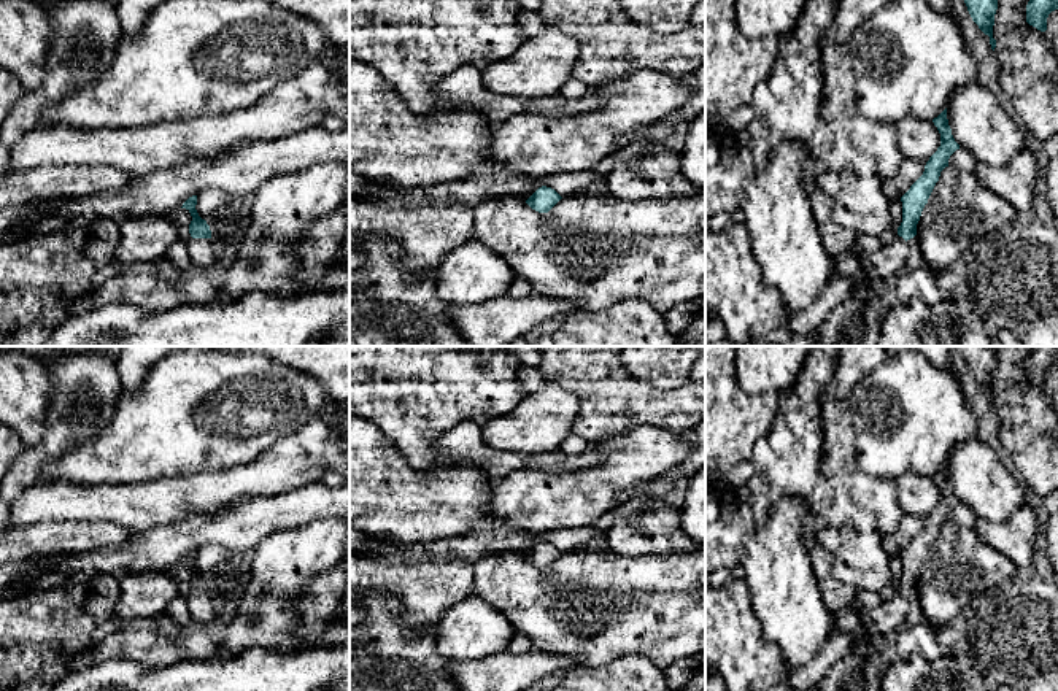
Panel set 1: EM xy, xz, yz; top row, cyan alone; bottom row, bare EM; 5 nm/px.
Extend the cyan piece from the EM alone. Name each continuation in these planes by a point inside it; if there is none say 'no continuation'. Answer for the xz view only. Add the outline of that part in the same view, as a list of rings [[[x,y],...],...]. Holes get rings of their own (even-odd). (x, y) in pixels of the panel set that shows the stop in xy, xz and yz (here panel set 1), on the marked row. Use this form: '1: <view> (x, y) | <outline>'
no continuation

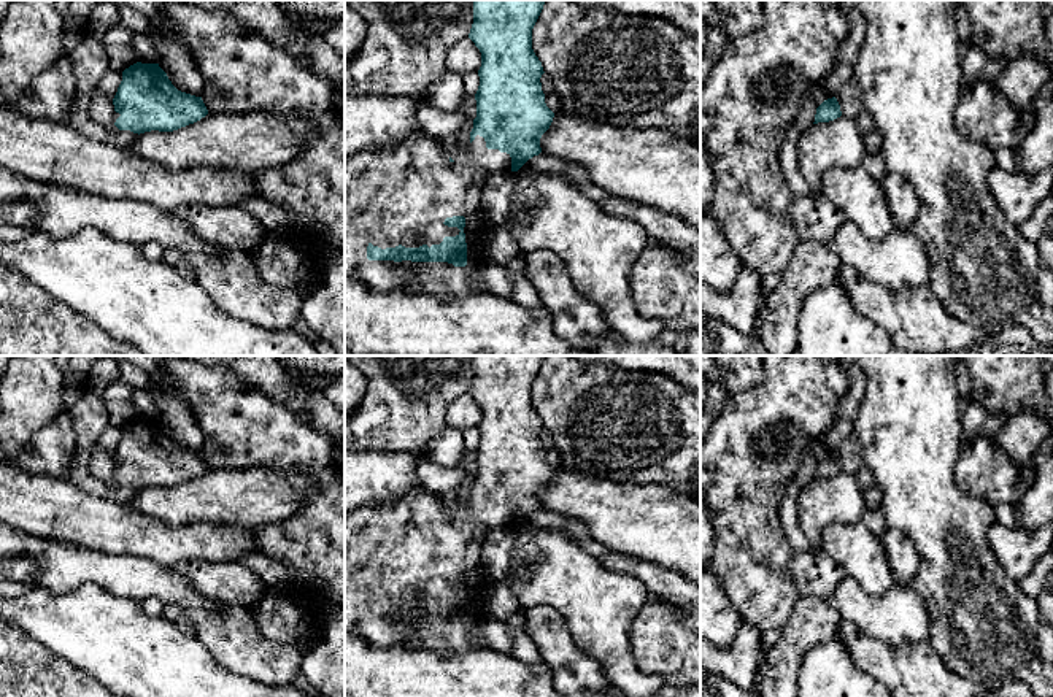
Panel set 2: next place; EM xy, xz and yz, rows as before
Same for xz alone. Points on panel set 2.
1: xz (401, 194) | [[[426,133],[408,137],[403,141],[394,143],[391,146],[376,148],[376,149],[364,149],[351,156],[345,162],[345,276],[356,275],[365,287],[373,289],[373,291],[389,292],[394,289],[413,289],[413,291],[421,291],[421,292],[437,295],[442,300],[454,300],[472,292],[483,292],[472,281],[472,275],[476,271],[478,267],[489,262],[488,246],[489,246],[489,238],[491,238],[491,227],[489,227],[488,216],[484,213],[483,192],[486,191],[488,176],[496,171],[511,171],[511,157],[510,154],[500,152],[499,149],[488,149],[484,138],[480,135],[476,135],[475,140],[467,148],[457,146],[449,156],[445,154],[440,140],[432,138]],[[453,216],[465,218],[465,227],[462,230],[465,233],[465,243],[467,243],[467,265],[465,267],[454,267],[453,264],[448,264],[448,262],[411,262],[411,260],[394,262],[394,260],[368,260],[367,259],[367,246],[370,243],[381,249],[395,248],[399,245],[405,248],[419,248],[422,245],[427,245],[430,248],[432,245],[440,245],[445,237],[456,237],[461,232],[457,227],[448,227],[443,224],[446,218],[453,218]]]

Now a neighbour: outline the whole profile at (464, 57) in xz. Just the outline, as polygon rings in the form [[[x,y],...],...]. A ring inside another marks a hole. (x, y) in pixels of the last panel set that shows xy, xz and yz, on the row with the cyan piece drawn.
[[[469,37],[459,40],[446,54],[446,68],[464,78],[478,73],[480,67],[481,52]]]

